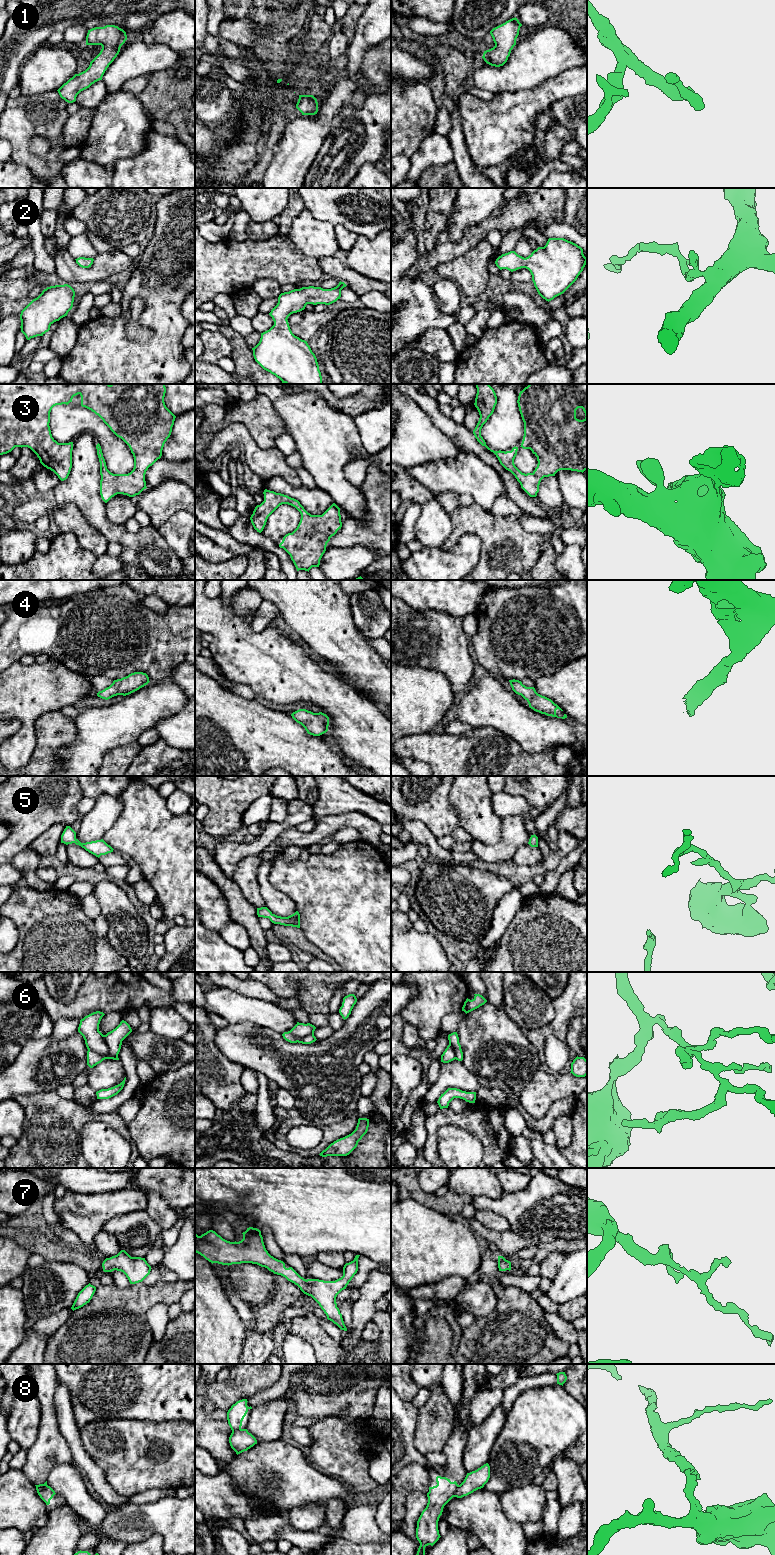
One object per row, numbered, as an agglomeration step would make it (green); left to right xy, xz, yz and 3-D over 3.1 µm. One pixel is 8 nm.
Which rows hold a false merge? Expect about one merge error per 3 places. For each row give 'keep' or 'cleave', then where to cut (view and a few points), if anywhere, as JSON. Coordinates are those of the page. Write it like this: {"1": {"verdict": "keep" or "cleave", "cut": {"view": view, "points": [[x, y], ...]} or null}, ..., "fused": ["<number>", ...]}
{"1": {"verdict": "keep", "cut": null}, "2": {"verdict": "keep", "cut": null}, "3": {"verdict": "keep", "cut": null}, "4": {"verdict": "keep", "cut": null}, "5": {"verdict": "keep", "cut": null}, "6": {"verdict": "cleave", "cut": {"view": "xy", "points": [[104, 1035], [108, 1049], [106, 1055], [100, 1055], [88, 1050]]}}, "7": {"verdict": "keep", "cut": null}, "8": {"verdict": "cleave", "cut": {"view": "yz", "points": [[459, 1485], [453, 1496]]}}, "fused": ["6", "8"]}

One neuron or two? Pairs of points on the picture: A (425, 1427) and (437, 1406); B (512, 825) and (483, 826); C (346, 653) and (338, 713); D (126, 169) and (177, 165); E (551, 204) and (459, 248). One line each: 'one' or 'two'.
A: one
B: two
C: two
D: one
E: one

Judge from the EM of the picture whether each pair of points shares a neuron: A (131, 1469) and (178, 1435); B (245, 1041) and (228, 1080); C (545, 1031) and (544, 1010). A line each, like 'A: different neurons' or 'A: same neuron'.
A: same neuron
B: different neurons
C: different neurons

